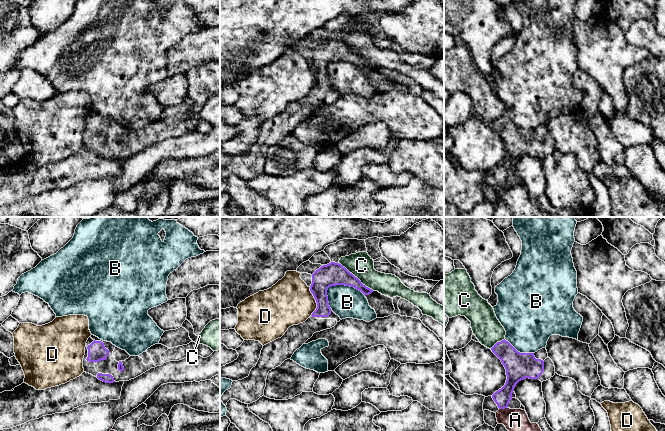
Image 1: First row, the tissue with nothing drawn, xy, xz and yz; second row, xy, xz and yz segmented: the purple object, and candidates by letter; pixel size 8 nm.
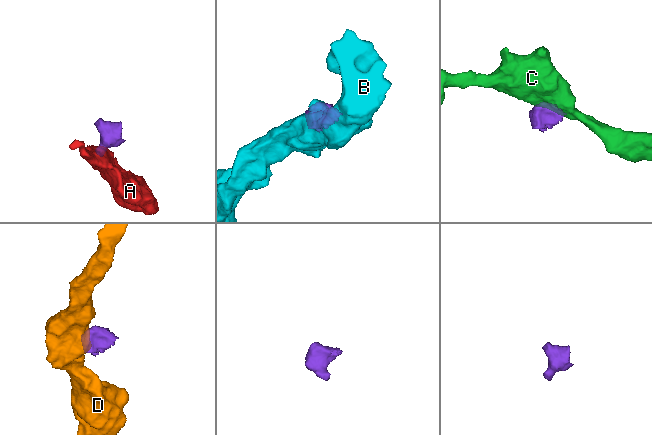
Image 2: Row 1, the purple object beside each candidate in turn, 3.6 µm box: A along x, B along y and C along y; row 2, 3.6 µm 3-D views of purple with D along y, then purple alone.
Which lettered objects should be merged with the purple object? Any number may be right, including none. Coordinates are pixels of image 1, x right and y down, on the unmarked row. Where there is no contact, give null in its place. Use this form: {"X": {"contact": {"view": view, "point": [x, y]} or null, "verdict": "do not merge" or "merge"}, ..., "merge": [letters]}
{"A": {"contact": {"view": "yz", "point": [503, 184]}, "verdict": "do not merge"}, "B": {"contact": {"view": "xz", "point": [345, 61]}, "verdict": "do not merge"}, "C": {"contact": {"view": "xz", "point": [356, 53]}, "verdict": "do not merge"}, "D": {"contact": {"view": "xz", "point": [316, 77]}, "verdict": "do not merge"}, "merge": []}

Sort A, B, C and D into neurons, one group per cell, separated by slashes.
A / B / C / D

